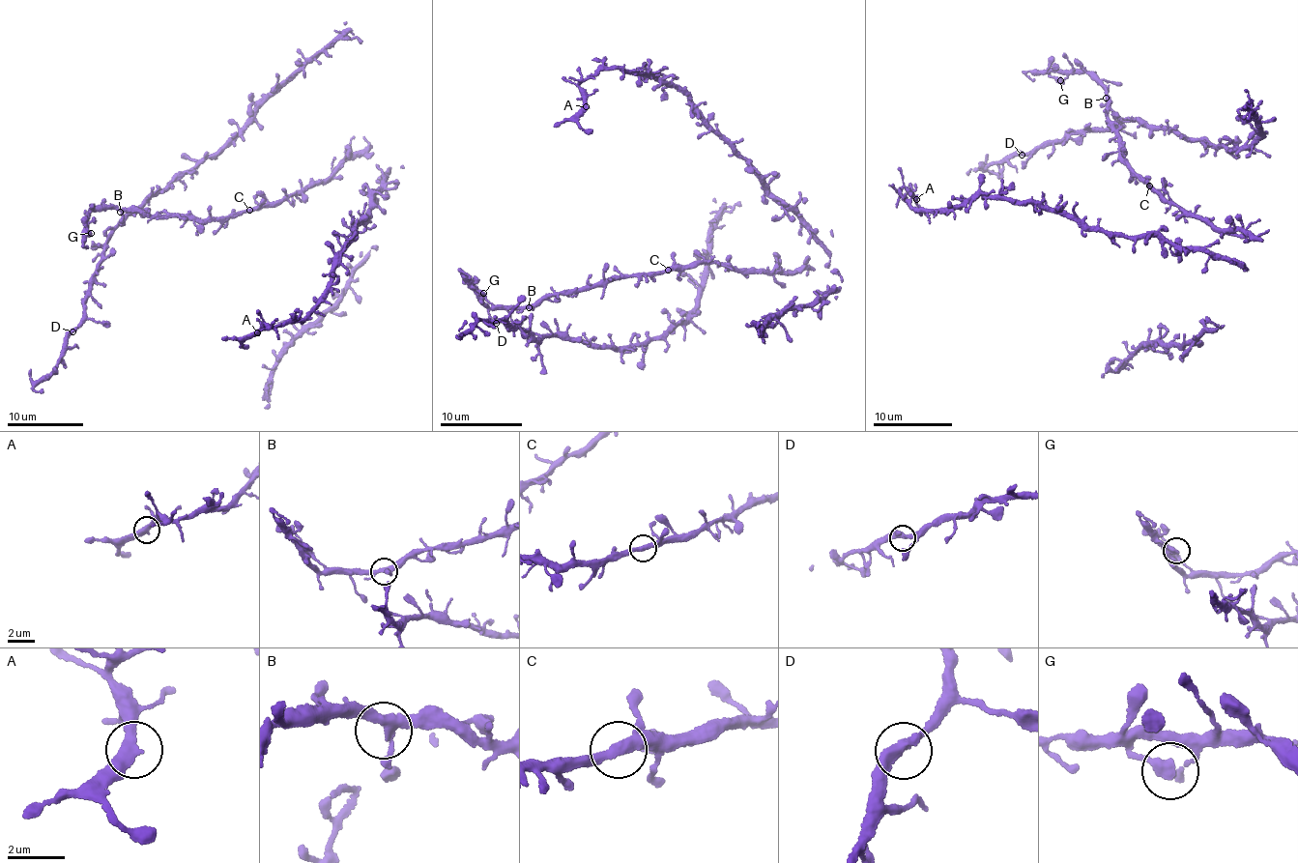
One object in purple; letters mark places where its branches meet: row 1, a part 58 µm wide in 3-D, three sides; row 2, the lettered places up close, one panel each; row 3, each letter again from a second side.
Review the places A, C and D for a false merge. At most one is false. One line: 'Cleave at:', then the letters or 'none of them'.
Cleave at: none of them

